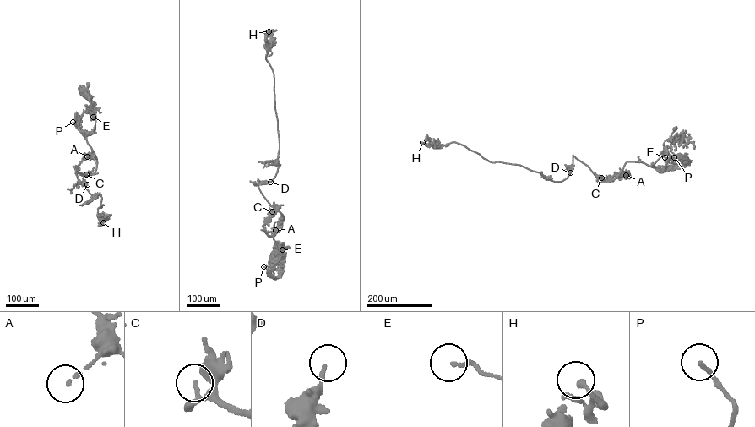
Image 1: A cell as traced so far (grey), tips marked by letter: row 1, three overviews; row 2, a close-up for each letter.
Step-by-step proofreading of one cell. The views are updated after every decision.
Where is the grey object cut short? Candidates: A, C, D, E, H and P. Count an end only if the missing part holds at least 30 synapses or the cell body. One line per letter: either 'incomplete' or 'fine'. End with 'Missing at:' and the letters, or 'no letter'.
A: fine
C: fine
D: fine
E: fine
H: fine
P: fine
Missing at: no letter

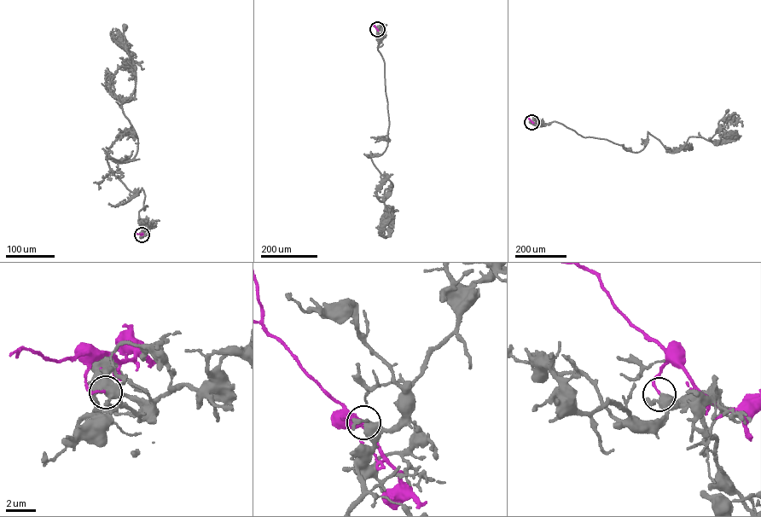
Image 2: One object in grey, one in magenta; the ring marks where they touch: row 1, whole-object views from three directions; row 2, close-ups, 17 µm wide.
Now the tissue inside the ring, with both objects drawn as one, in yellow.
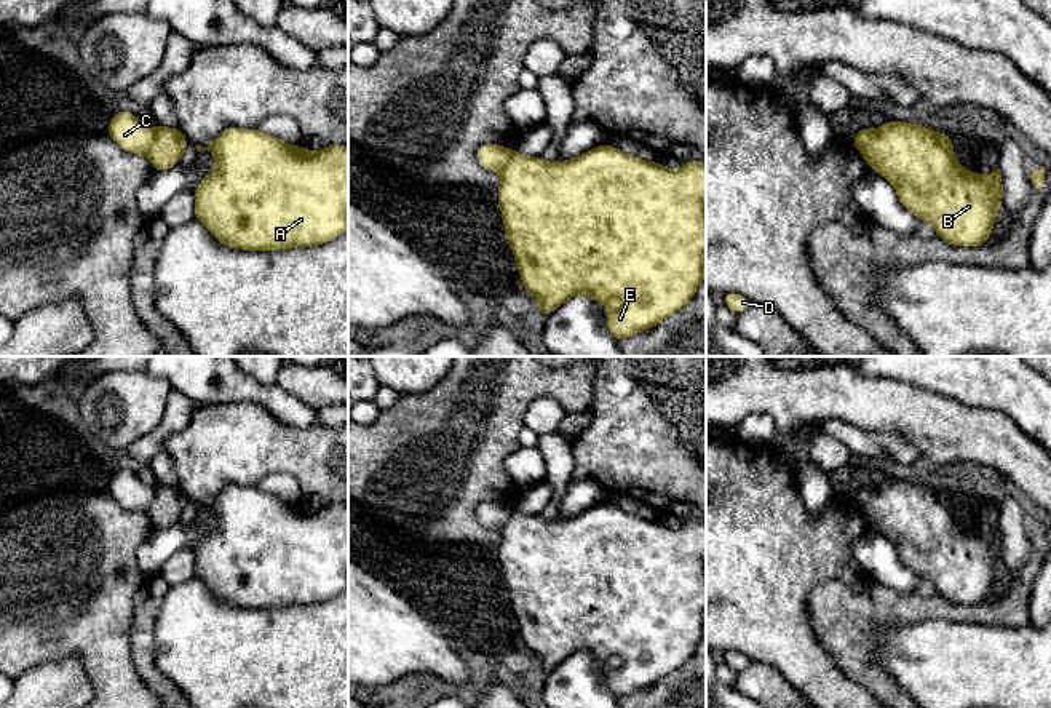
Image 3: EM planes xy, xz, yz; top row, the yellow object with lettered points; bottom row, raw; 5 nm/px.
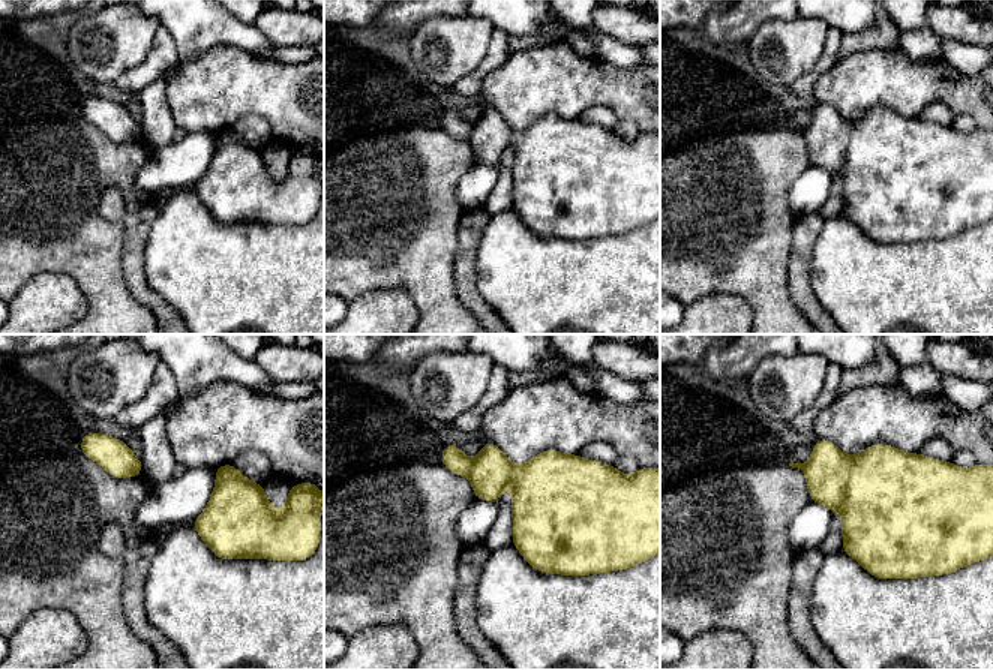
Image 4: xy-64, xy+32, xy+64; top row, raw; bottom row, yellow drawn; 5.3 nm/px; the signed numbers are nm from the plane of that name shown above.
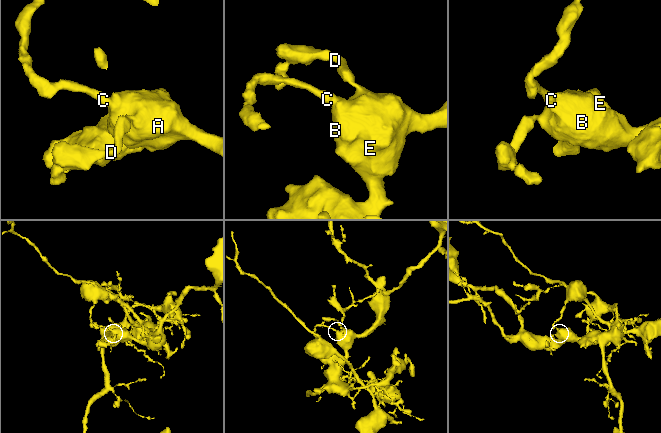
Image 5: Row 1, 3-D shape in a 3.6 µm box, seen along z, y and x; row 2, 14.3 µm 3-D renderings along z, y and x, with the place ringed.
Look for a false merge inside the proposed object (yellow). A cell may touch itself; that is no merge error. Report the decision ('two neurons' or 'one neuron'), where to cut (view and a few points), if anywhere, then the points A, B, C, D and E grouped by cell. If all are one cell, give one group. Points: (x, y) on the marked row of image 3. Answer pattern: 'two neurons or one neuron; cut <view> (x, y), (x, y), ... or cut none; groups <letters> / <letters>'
two neurons; cut xy (155, 130), (154, 141), (146, 154); groups A B D E / C

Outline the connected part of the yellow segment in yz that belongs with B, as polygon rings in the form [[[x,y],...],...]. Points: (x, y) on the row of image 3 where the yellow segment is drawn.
[[[886,121],[882,128],[874,129],[861,155],[871,169],[893,184],[901,203],[918,221],[934,225],[941,240],[954,246],[987,245],[995,213],[1003,208],[1000,168],[989,176],[970,173],[955,161],[949,134],[902,121]]]

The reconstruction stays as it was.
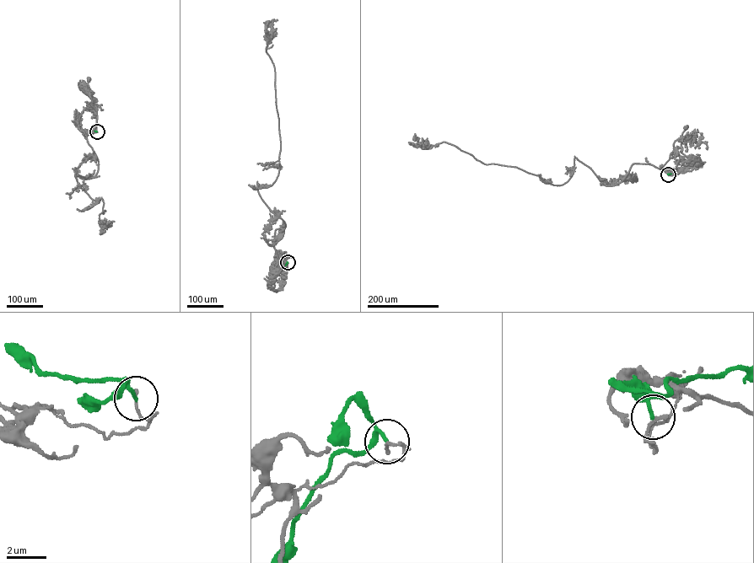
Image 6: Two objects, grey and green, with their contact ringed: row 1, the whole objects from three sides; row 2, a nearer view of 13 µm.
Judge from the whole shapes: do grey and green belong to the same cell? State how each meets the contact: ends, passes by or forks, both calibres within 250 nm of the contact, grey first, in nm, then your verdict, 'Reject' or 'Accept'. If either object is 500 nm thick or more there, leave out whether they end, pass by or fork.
At the ring grey ends. At the ring green ends. Thickness 180 nm (grey) against 160 nm. Reject

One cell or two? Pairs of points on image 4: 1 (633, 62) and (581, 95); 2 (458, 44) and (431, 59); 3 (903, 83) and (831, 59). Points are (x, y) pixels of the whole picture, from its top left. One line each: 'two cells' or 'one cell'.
1: two cells
2: one cell
3: two cells

